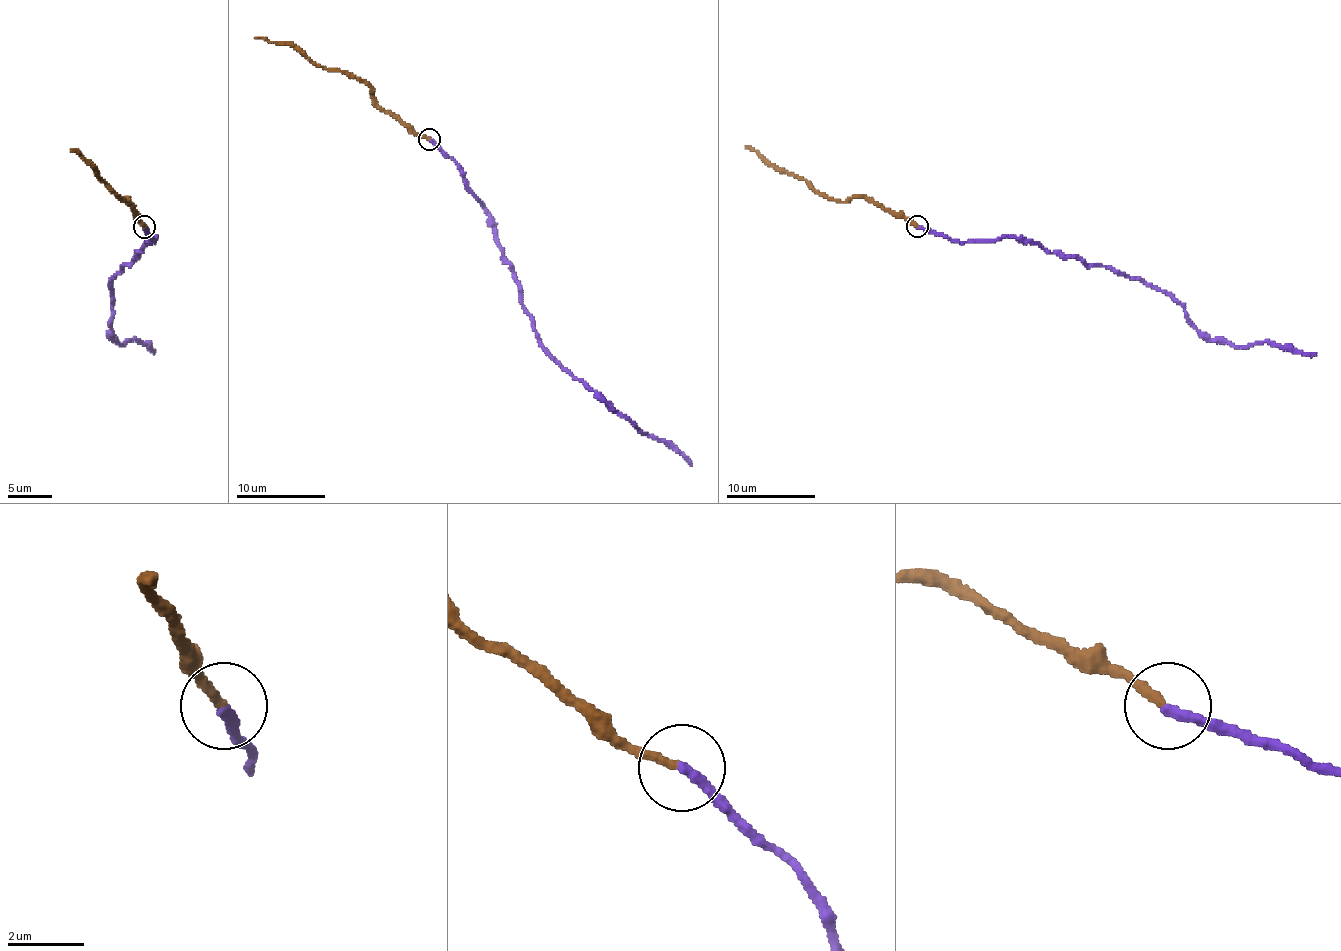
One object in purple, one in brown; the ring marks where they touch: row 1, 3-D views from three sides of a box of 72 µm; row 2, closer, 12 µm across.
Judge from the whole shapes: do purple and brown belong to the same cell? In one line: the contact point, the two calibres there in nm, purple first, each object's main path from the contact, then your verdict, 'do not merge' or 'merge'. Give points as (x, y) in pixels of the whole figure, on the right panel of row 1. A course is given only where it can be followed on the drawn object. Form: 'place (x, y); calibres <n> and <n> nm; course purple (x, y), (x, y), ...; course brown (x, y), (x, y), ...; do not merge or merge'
place (917, 226); calibres 280 and 220 nm; course purple (918, 226), (958, 242), (1038, 242), (1142, 279), (1212, 339), (1316, 355); course brown (917, 226), (864, 197), (835, 199), (745, 146); do not merge

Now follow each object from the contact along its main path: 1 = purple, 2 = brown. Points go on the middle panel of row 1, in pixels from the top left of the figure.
1: (430, 139), (461, 170), (491, 217), (494, 239), (517, 281), (539, 346), (692, 466)
2: (428, 139), (377, 104), (363, 82), (314, 64), (287, 44), (255, 38)

